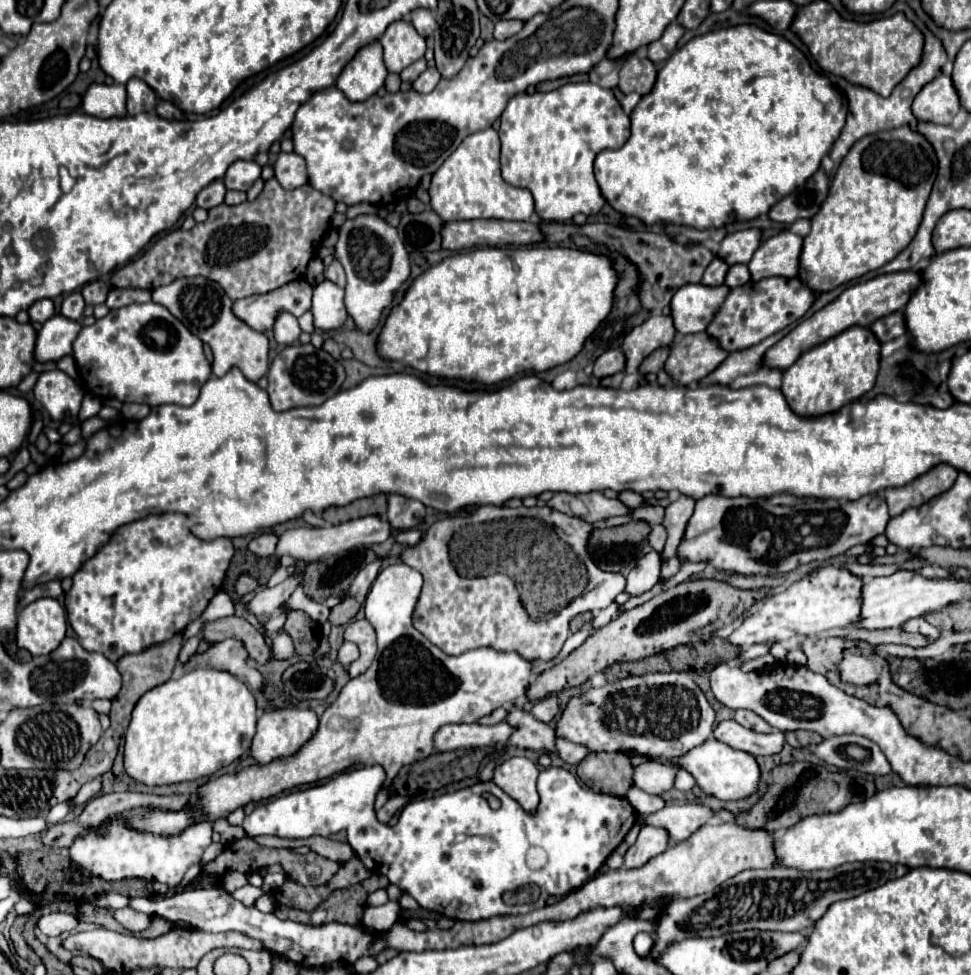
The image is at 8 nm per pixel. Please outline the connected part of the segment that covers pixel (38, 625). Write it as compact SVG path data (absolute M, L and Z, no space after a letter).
M48 597L36 599L34 603L26 605L18 613L16 641L18 641L18 647L28 649L32 655L48 655L48 653L52 653L60 645L64 635L66 635L66 611L56 599L48 599Z

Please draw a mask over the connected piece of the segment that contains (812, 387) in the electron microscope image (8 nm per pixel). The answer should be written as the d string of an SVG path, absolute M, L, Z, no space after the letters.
M850 327L840 335L802 353L782 375L782 393L790 409L800 417L836 413L874 387L880 363L880 343L866 327Z

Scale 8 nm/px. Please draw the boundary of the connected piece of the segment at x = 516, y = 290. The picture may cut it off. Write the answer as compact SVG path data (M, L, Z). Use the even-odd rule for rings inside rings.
M484 247L484 249L472 249L466 253L456 253L446 259L442 259L438 265L428 267L422 275L418 275L410 287L406 289L402 301L392 307L390 315L386 317L386 323L378 335L376 351L380 357L388 361L400 361L416 371L440 377L440 379L464 379L464 381L476 381L482 385L494 385L504 379L512 379L516 373L522 371L546 371L556 365L562 365L570 361L576 353L580 353L584 341L594 333L594 329L606 319L606 315L612 309L612 293L616 287L616 271L612 269L612 263L604 255L594 255L580 249L564 249L564 247L514 247L514 249L498 249L498 247Z

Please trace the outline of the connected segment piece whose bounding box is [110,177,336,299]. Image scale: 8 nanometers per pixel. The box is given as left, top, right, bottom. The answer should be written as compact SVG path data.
M272 177L262 193L250 203L218 205L208 209L208 219L190 231L170 231L148 247L138 259L116 269L110 277L114 287L156 289L178 277L208 277L226 291L230 299L270 293L290 281L304 279L306 265L328 231L334 201L310 185L284 191Z

